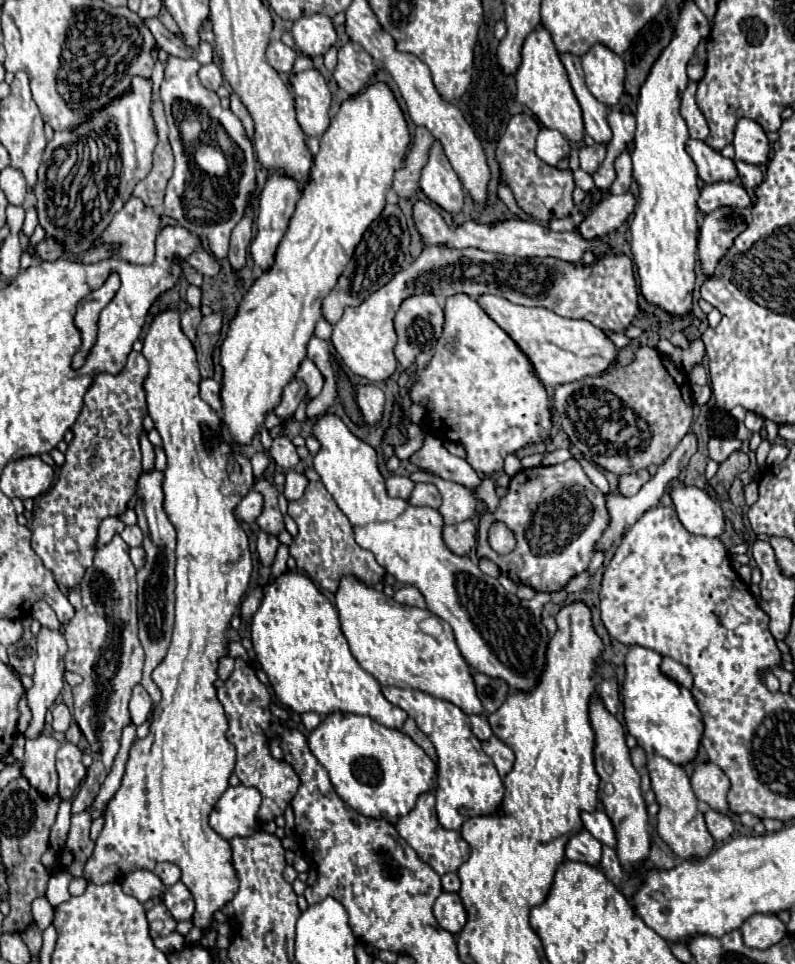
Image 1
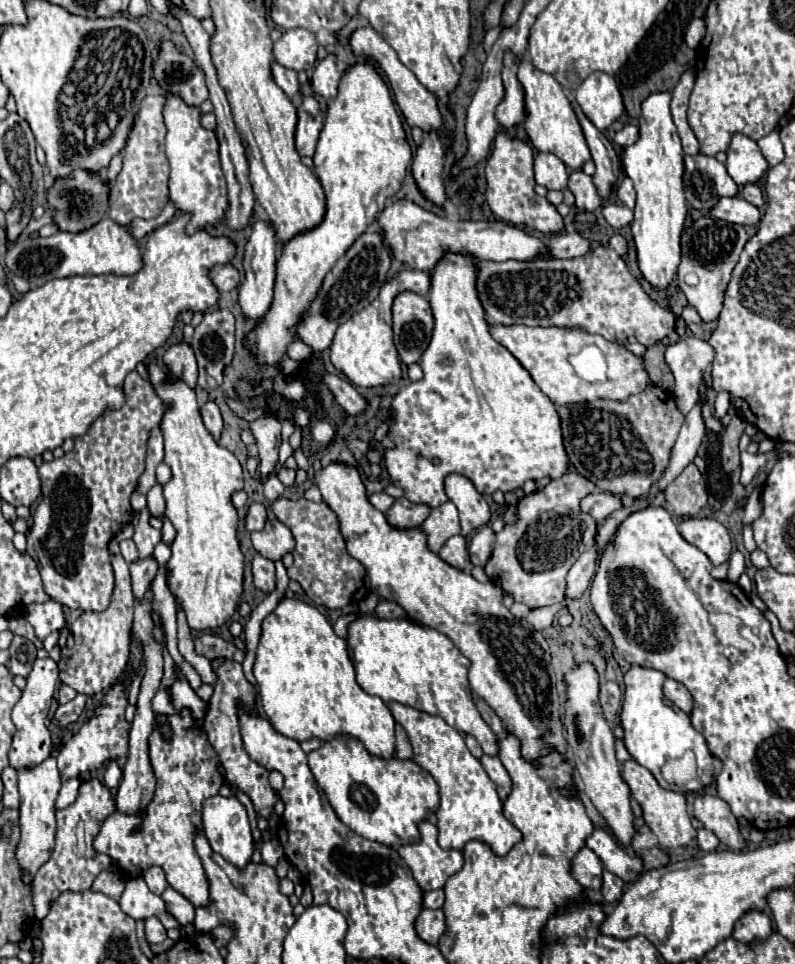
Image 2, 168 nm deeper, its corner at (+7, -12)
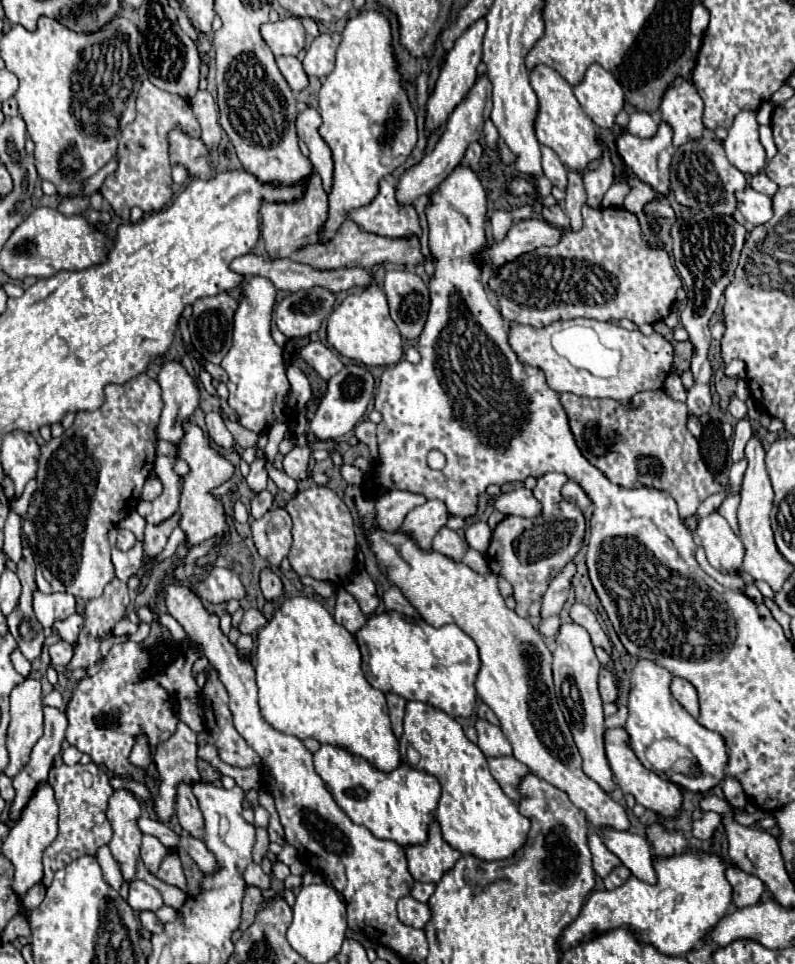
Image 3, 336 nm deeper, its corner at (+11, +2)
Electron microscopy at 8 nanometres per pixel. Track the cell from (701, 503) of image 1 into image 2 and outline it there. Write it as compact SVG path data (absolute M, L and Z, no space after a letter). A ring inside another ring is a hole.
M691 517L691 519L681 519L677 525L683 539L701 549L715 567L729 561L733 545L729 531L719 521Z

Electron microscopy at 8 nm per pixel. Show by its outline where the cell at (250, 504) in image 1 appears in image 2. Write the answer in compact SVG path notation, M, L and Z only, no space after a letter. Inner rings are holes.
M251 503L249 513L247 513L247 519L245 519L247 531L261 531L265 527L265 521L267 521L265 507L261 503Z

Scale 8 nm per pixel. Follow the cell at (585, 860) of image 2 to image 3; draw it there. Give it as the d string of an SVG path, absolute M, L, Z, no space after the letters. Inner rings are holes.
M597 833L589 835L589 849L593 855L593 871L599 877L607 877L617 865L621 865L621 861L605 847L605 843L601 841L601 837Z

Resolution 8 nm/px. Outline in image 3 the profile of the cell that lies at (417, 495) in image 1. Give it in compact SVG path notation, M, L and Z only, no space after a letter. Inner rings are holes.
M399 489L387 491L385 495L379 495L375 499L377 525L385 531L397 531L411 508L422 505L424 502L426 498L423 495L399 491Z

